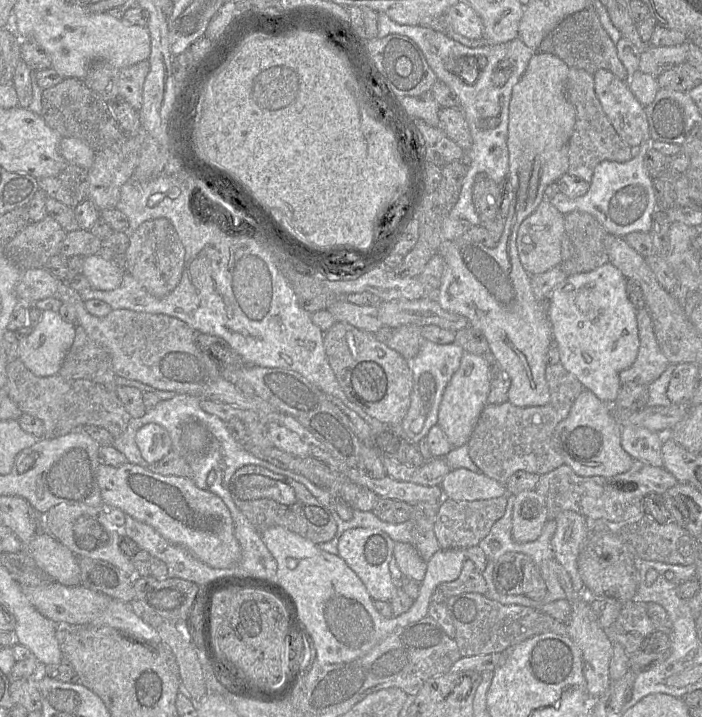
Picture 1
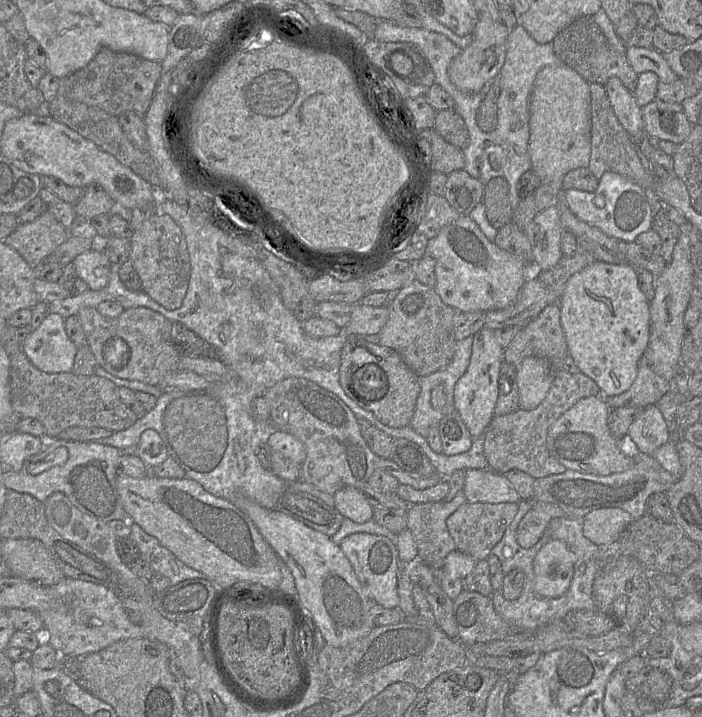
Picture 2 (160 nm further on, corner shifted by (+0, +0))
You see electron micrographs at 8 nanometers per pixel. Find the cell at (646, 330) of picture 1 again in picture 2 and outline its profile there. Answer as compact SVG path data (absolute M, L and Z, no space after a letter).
M647 348L639 361L637 377L631 387L622 394L606 399L611 410L623 406L637 406L645 409L655 405L672 388L672 382L665 380L652 370Z

